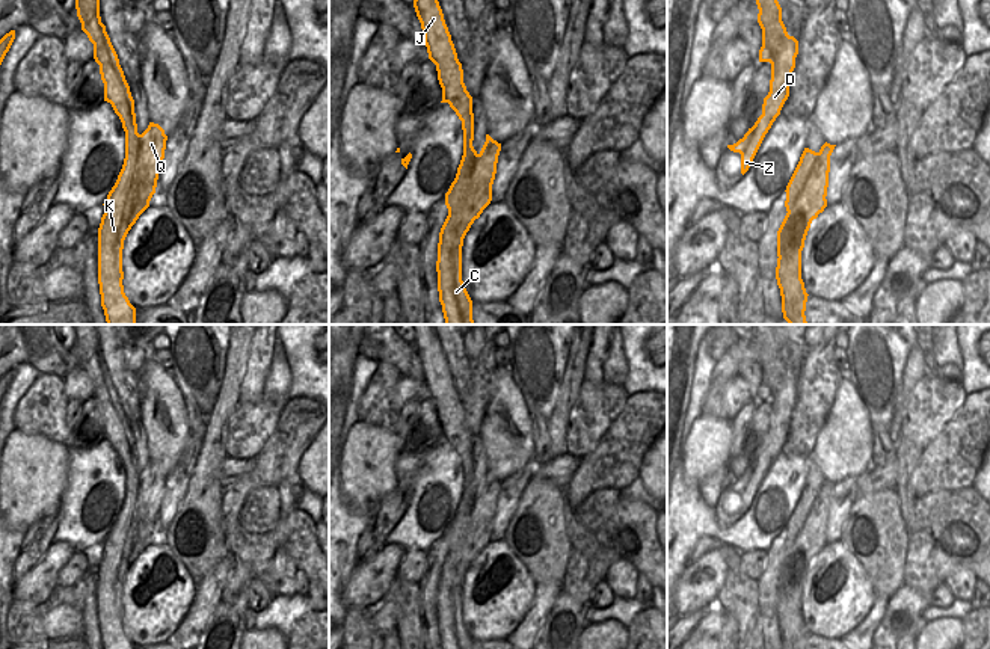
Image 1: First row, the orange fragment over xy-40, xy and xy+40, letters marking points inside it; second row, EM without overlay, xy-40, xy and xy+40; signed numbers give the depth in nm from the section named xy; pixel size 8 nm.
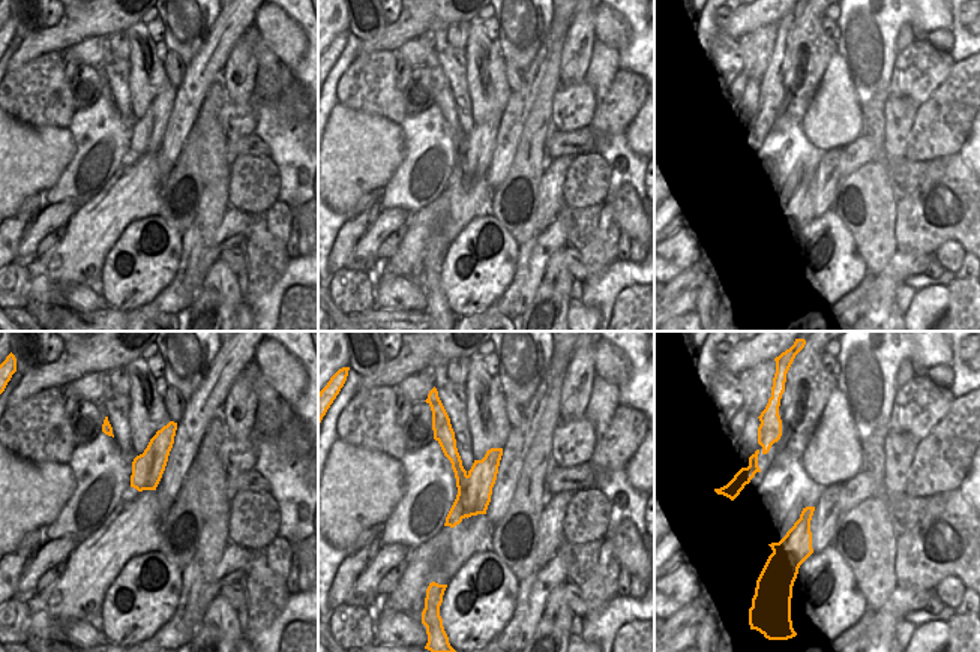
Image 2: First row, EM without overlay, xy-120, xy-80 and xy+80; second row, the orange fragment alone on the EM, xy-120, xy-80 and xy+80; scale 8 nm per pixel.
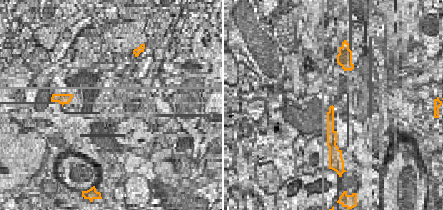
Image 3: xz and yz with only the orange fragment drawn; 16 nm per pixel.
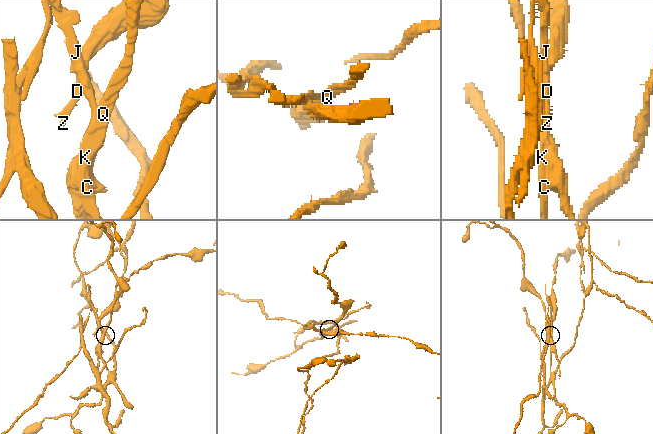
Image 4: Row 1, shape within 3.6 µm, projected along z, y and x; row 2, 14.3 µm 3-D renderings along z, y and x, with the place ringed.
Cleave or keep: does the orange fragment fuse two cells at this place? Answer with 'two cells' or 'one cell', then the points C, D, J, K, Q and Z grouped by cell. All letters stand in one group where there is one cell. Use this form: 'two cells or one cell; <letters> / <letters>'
two cells; C D J K Z / Q

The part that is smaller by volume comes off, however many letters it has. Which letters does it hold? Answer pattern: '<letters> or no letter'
Q.

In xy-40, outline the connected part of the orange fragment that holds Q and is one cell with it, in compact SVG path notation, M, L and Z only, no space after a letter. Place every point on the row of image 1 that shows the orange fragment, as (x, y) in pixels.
M149 122L148 128L140 134L134 186L124 205L122 222L119 225L119 235L124 240L139 216L149 207L149 201L155 193L166 140L164 130L154 122Z

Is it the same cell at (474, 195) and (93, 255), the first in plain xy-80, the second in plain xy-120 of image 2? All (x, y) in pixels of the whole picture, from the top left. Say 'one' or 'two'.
one

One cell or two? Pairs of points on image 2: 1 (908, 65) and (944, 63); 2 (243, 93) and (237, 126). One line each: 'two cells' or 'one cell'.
1: one cell
2: two cells

